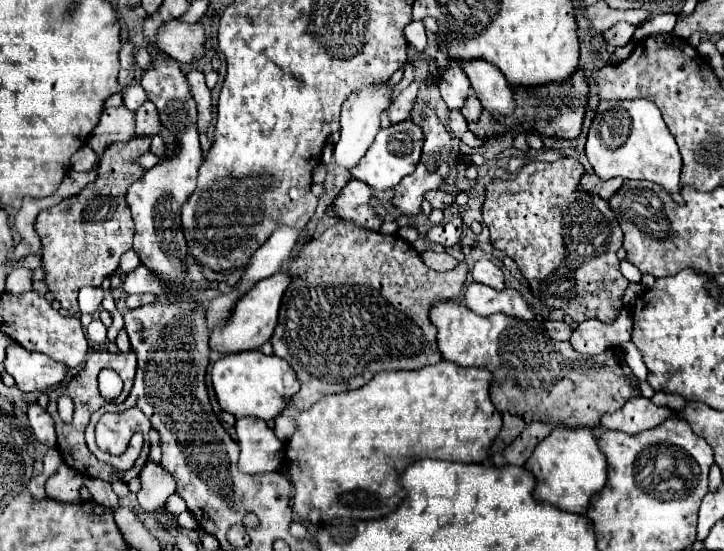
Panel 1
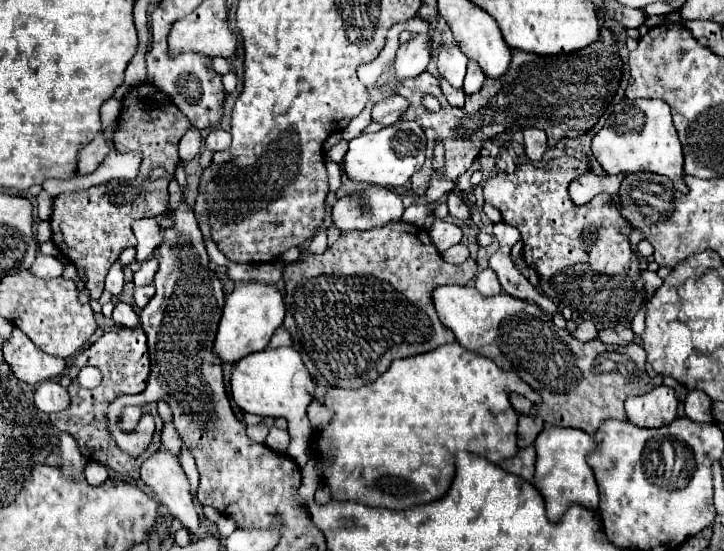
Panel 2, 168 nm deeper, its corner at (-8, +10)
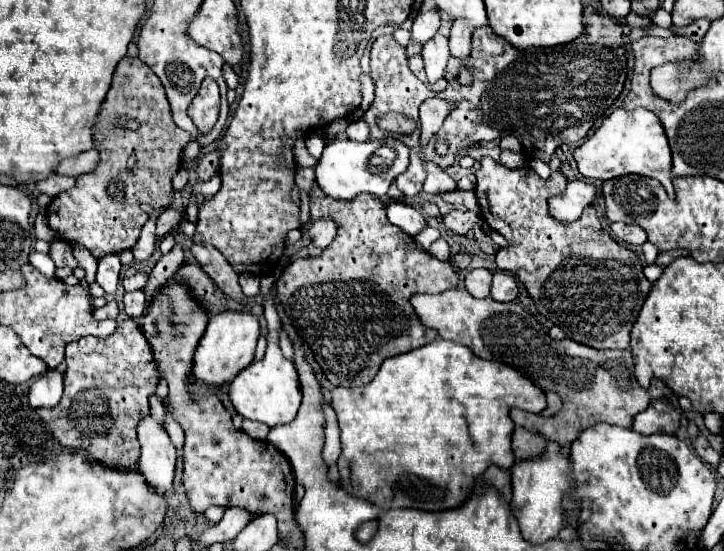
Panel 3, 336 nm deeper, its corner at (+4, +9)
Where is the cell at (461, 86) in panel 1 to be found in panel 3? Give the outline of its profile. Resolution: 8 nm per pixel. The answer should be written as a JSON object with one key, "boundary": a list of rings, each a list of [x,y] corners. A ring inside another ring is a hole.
{"boundary":[[[436,34],[432,40],[428,40],[422,48],[422,58],[424,58],[424,68],[426,68],[426,76],[430,84],[444,78],[448,58],[450,58],[448,38],[442,34]]]}

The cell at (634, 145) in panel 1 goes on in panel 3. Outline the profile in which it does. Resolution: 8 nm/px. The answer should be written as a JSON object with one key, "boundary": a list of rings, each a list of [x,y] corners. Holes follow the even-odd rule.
{"boundary":[[[616,108],[600,124],[600,128],[596,128],[592,138],[588,138],[574,152],[574,158],[578,164],[578,172],[586,178],[612,180],[624,174],[640,174],[640,176],[656,178],[666,188],[668,196],[674,198],[670,146],[668,146],[668,140],[666,140],[666,134],[658,116],[646,108],[636,108],[636,110]]]}

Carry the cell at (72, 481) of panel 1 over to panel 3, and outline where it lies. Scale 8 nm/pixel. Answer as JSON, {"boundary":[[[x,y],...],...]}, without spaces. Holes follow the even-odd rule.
{"boundary":[[[48,370],[40,376],[28,392],[28,400],[32,408],[54,408],[62,398],[62,374],[56,370]]]}

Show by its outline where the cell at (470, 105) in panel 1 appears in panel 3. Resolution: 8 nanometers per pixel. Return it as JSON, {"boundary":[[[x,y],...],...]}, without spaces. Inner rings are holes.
{"boundary":[[[456,22],[450,32],[450,54],[460,58],[462,62],[470,56],[470,34],[464,22]]]}

